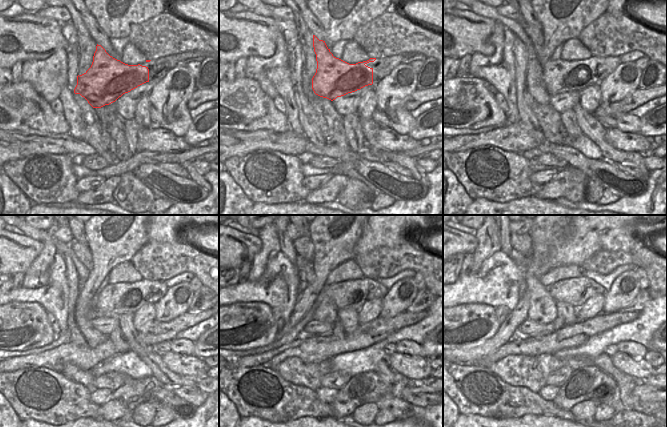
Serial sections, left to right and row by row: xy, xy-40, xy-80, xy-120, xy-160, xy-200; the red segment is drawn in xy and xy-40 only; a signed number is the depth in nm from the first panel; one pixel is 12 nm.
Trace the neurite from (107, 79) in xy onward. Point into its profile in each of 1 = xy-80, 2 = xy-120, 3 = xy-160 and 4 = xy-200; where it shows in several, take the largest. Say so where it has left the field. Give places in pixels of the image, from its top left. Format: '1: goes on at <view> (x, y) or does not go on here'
1: goes on at xy-80 (559, 76)
2: goes on at xy-120 (124, 297)
3: goes on at xy-160 (348, 294)
4: goes on at xy-200 (575, 291)

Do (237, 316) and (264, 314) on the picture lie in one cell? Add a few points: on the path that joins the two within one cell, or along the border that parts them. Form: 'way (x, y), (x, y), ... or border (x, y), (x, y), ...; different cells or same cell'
way (244, 316), (257, 315); same cell

